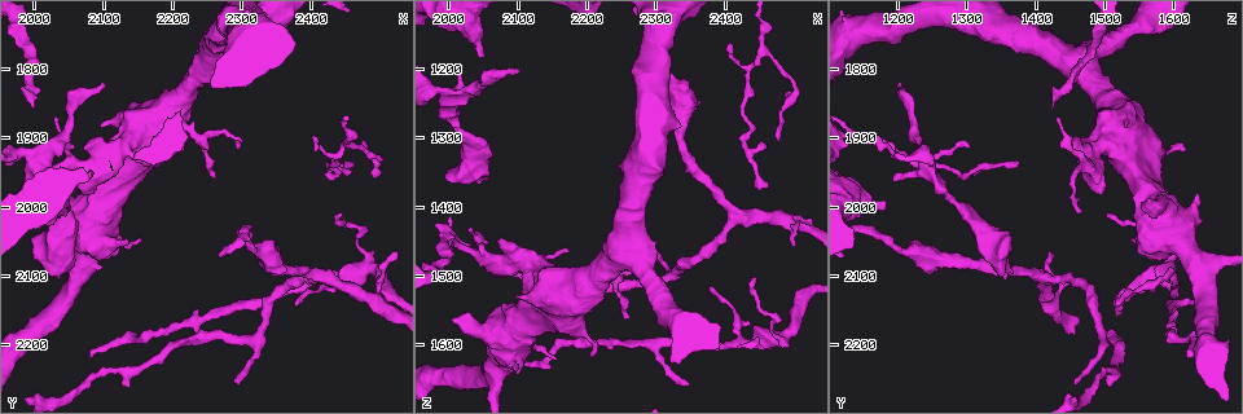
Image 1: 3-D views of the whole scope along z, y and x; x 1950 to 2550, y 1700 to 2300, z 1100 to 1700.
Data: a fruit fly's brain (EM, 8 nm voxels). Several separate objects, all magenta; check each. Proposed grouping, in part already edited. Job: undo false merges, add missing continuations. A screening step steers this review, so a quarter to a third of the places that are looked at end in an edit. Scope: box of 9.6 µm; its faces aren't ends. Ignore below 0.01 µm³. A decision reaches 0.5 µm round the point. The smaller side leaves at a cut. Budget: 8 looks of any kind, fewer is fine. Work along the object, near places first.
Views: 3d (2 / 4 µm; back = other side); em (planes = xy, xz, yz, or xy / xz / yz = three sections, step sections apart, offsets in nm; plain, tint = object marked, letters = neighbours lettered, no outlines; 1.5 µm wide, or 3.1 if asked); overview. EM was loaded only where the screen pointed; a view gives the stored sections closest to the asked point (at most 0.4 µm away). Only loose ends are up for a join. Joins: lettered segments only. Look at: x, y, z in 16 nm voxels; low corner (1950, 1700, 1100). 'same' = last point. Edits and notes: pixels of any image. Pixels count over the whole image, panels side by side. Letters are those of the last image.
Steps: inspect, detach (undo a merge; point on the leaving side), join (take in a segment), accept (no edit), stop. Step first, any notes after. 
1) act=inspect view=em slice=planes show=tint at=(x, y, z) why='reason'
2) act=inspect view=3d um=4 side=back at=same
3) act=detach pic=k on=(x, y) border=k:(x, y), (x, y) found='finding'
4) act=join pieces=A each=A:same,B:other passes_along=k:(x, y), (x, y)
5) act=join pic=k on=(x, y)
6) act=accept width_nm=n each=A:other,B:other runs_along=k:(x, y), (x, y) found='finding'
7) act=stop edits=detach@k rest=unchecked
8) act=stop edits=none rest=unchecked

act=inspect view=3d um=2 at=(2100, 1820, 1200) why='free end'

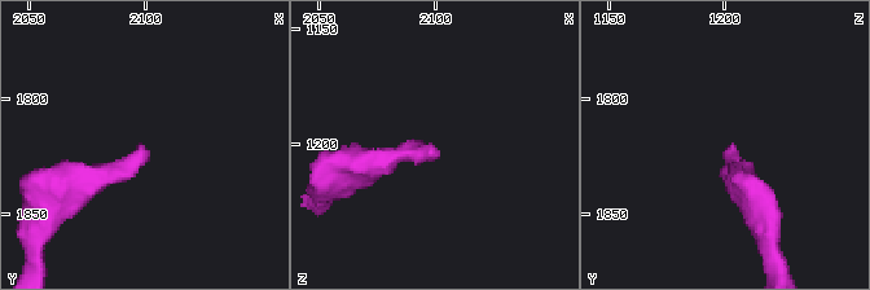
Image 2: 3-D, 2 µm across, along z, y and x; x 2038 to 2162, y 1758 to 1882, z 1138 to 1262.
act=inspect view=em slice=planes show=letters at=(2099, 1821, 1201) why='now the EM'

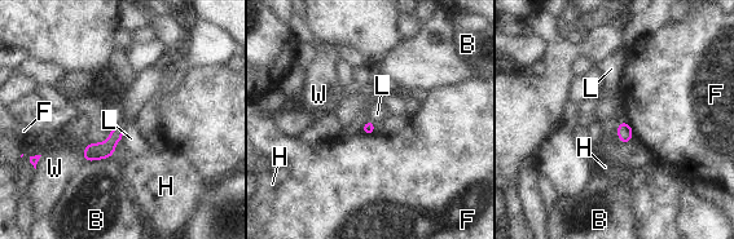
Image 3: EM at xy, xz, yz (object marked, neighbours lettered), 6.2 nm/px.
act=accept each=B:other,F:other,H:other,L:other,W:other border=3:(618, 122), (618, 138), (622, 142) found='none of them fits'

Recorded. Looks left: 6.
act=inspect view=em slice=yz step=8 show=tint at=(2380, 2140, 1515) why='tapers out'

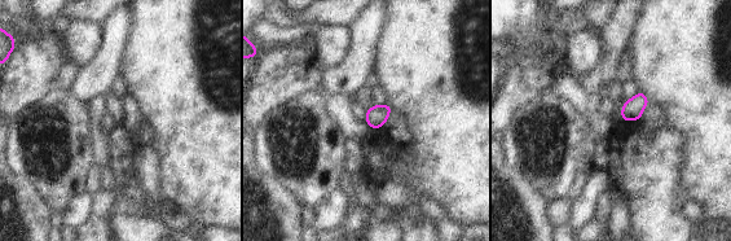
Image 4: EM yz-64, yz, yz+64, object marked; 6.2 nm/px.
act=inspect view=em slice=planes show=letters at=same

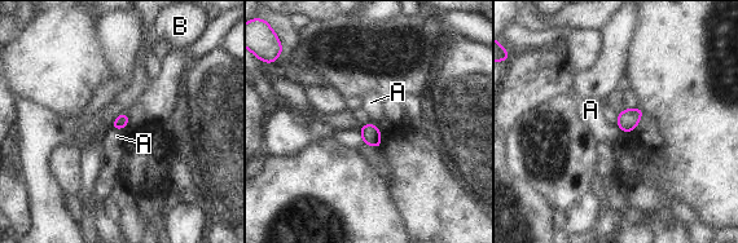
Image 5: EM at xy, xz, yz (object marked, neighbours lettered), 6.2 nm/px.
act=accept longest_contact=A:90nm each=A:other,B:other border=5:(127, 126), (114, 131) found='no lettered segment goes on from it'

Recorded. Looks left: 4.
act=inspect view=em slice=planes show=letters at=(2295, 2260, 1460) why='tapers out'

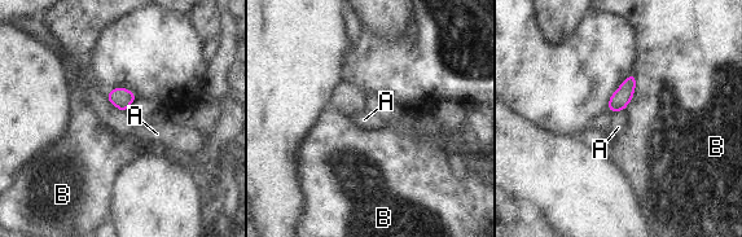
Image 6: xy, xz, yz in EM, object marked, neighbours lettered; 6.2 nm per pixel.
act=accept longest_contact=B:240nm each=A:other,B:other border=6:(105, 93), (110, 104) found='none of them fits'

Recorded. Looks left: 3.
act=stop edits=none rest=unchecked

